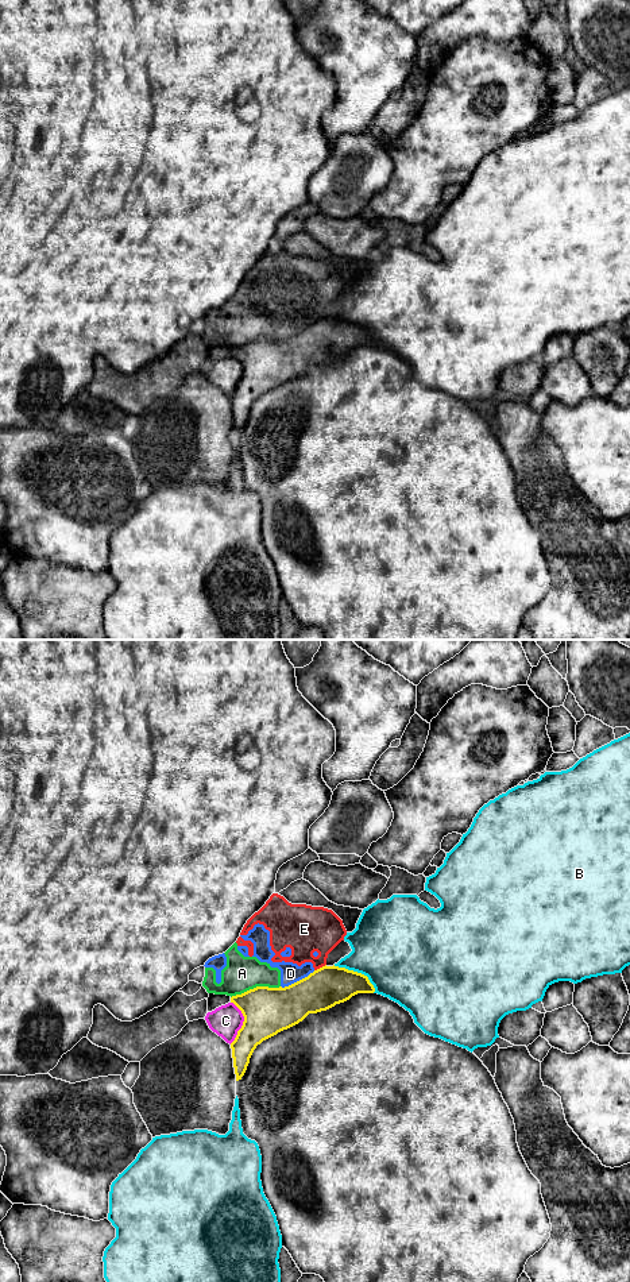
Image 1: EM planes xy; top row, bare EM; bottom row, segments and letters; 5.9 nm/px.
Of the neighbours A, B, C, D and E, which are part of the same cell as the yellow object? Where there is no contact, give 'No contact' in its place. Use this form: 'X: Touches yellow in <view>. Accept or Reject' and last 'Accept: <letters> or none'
A: Touches yellow in xy. Reject
B: Touches yellow in xy. Reject
C: Touches yellow in xy. Reject
D: Touches yellow in xy. Reject
E: Touches yellow in xy. Reject
Accept: none

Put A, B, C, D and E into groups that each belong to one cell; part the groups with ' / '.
A D E / B / C

